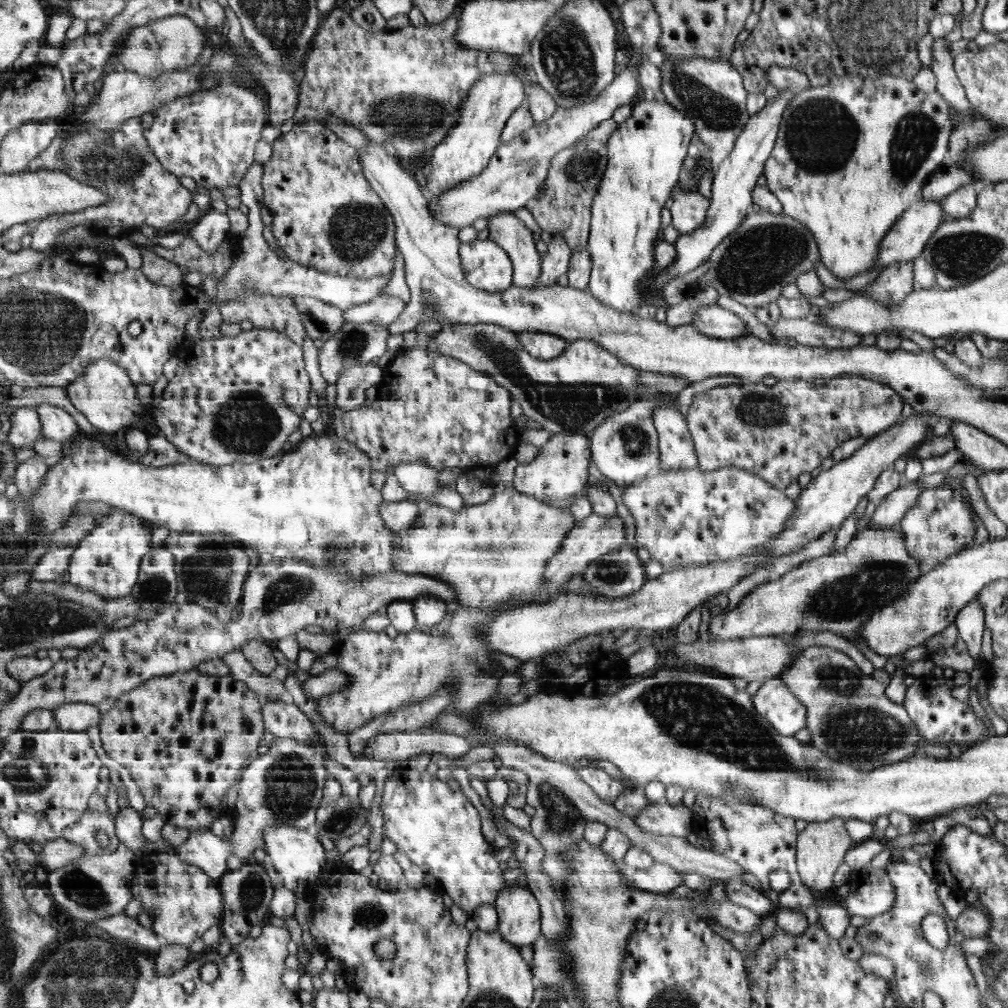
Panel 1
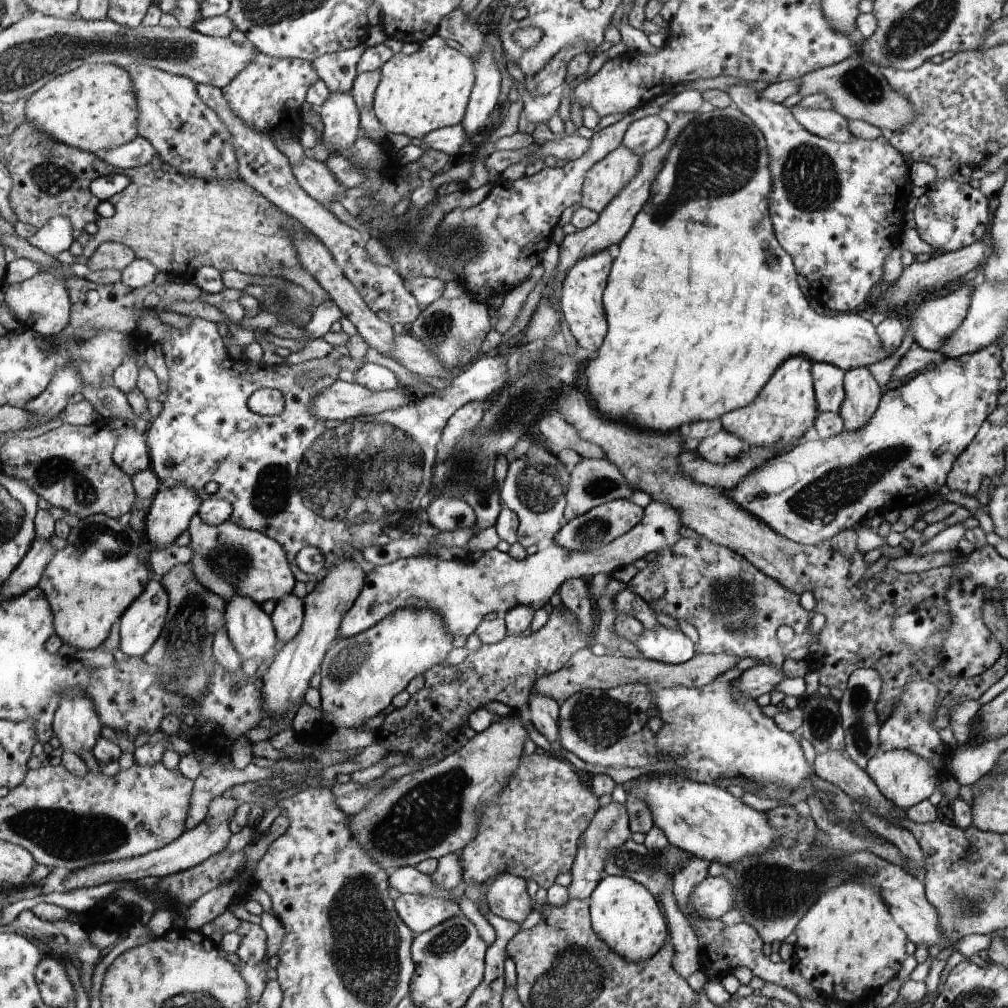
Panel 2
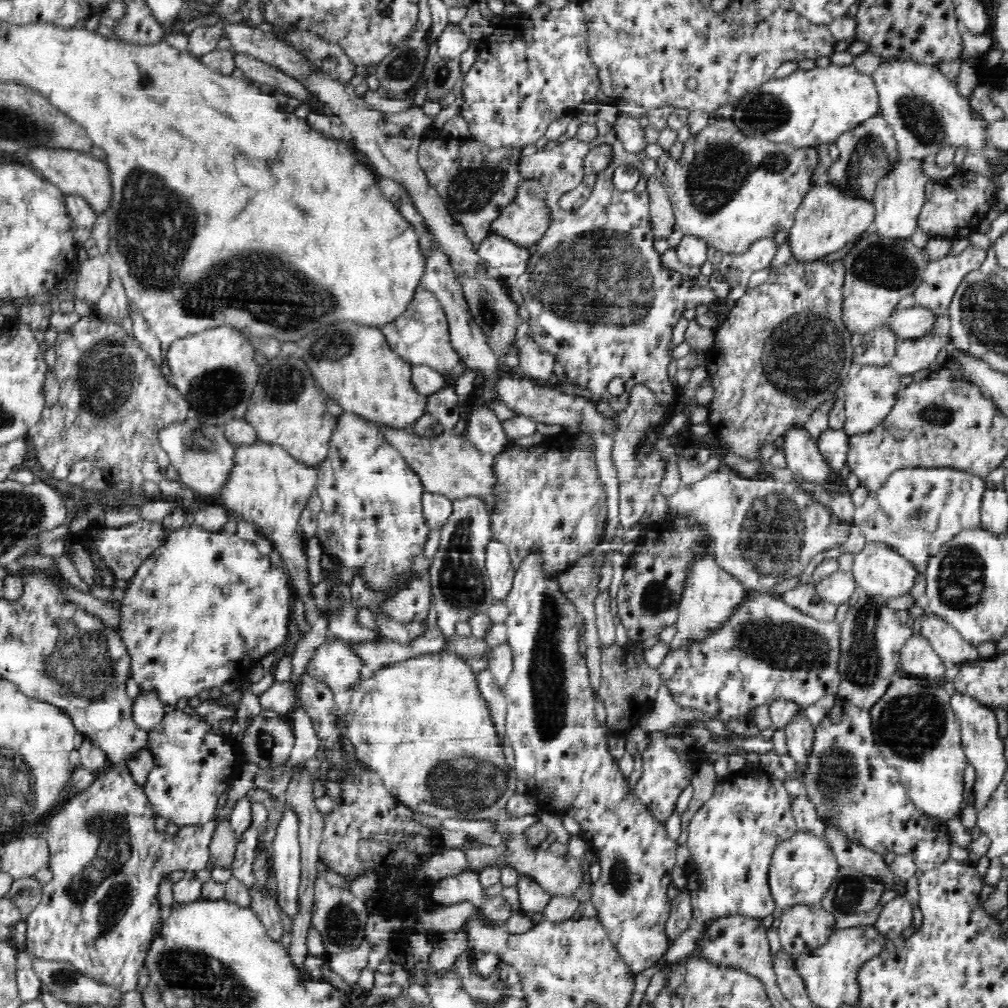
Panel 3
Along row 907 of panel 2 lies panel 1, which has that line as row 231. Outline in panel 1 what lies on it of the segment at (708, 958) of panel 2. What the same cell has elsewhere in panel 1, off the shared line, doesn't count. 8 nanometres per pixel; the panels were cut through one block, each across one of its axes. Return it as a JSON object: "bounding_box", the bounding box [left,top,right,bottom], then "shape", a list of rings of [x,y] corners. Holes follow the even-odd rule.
{"bounding_box":[669,190,711,236],"shape":[[[681,190],[673,192],[673,202],[669,206],[671,226],[681,236],[697,230],[707,220],[709,206],[711,206],[711,200],[707,200],[699,192],[693,192],[693,194],[685,194]]]}

